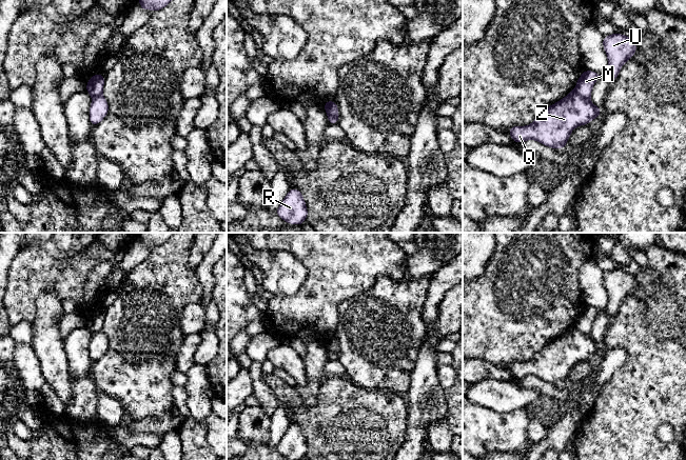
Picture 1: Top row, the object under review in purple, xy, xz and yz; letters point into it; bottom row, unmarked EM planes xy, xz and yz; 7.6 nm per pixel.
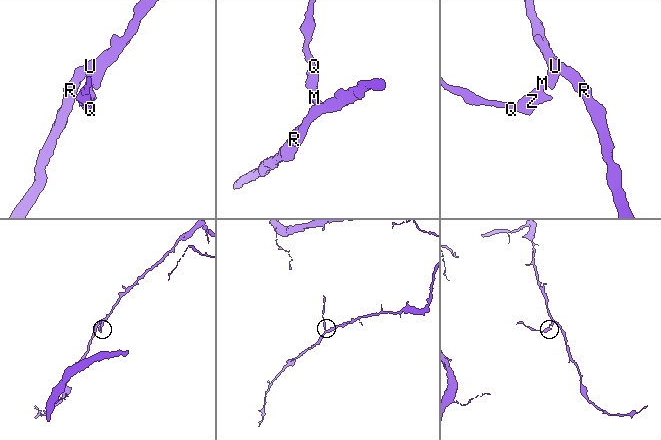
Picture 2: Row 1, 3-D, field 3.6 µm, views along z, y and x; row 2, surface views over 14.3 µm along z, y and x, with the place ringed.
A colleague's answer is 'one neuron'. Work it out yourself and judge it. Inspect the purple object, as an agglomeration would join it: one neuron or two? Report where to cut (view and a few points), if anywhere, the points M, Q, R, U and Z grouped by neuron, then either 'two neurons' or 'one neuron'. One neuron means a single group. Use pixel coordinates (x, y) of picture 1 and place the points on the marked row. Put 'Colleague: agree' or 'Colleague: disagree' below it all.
cut yz (573, 91), (588, 99); groups M R U / Q Z; two neurons
Colleague: disagree

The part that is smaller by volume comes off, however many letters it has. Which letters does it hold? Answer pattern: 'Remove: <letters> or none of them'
Remove: Q, Z

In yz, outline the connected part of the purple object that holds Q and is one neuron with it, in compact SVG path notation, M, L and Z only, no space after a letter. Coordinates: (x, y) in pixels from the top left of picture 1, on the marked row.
M572 91L536 116L532 124L512 126L508 134L515 143L533 139L546 146L563 149L574 127L588 124L601 113L601 107Z

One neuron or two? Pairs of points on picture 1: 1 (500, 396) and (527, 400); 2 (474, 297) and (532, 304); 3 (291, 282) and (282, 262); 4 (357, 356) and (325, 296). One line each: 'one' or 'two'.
1: one
2: one
3: one
4: two

